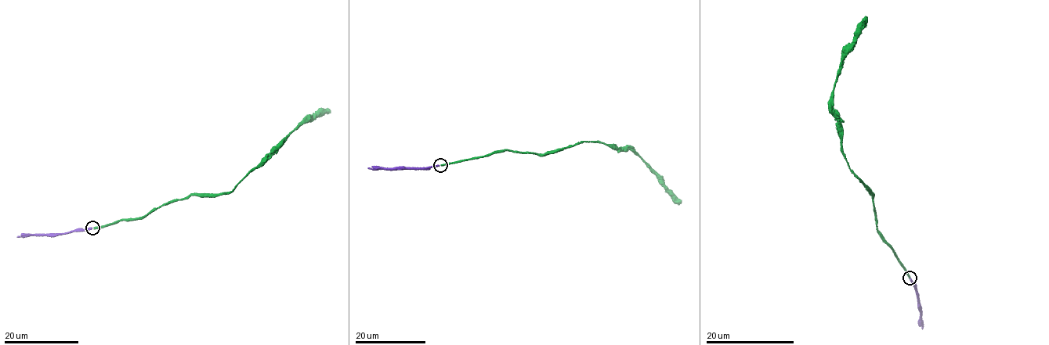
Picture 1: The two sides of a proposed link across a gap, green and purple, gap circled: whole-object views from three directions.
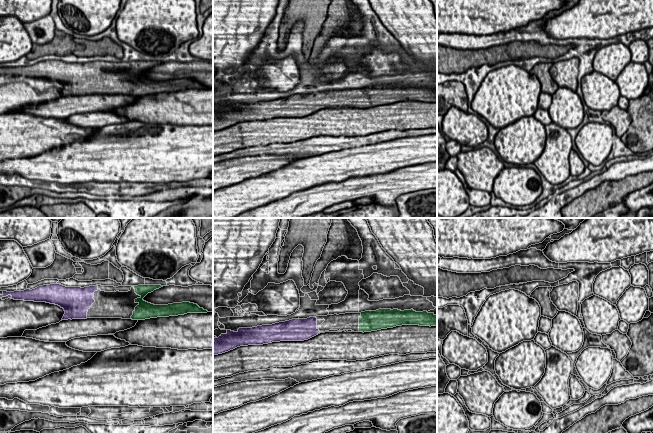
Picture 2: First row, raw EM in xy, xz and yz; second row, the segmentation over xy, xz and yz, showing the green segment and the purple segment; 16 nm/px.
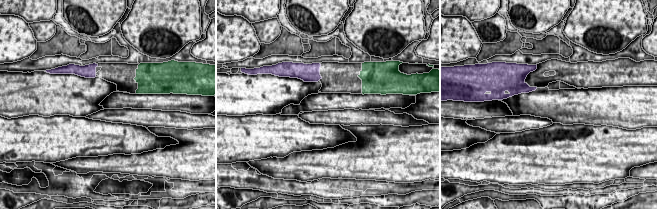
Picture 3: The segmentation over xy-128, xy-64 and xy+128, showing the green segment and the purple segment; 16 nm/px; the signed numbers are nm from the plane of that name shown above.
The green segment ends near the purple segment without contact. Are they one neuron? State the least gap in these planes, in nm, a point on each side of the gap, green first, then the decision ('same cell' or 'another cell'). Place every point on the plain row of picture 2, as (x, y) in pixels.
gap 600 nm; span xy (133, 62), (97, 62); same cell

